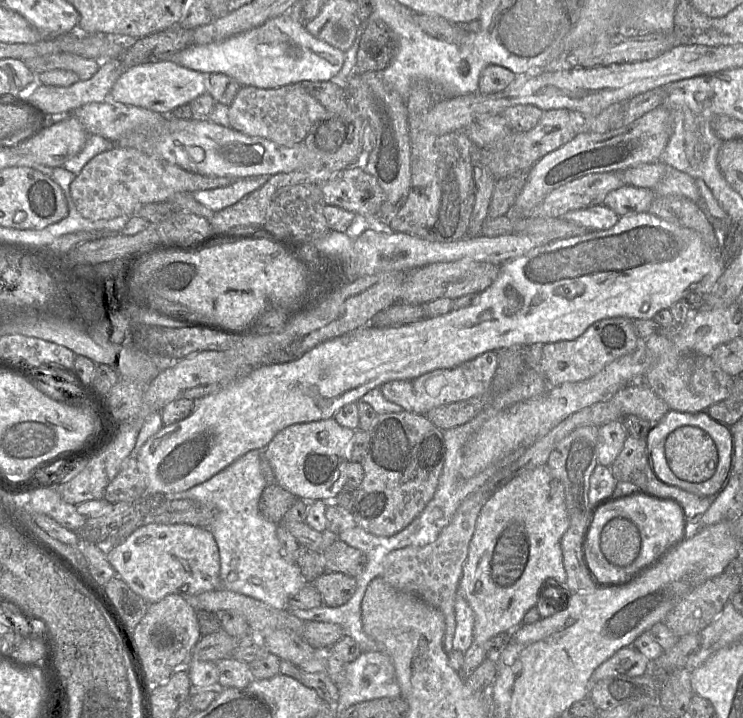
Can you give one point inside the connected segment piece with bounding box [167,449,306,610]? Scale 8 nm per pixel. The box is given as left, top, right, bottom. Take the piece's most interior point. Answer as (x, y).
(251, 562)

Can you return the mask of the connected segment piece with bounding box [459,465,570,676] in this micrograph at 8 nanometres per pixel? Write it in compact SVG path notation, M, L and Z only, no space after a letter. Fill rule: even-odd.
M547 465L522 471L501 484L482 507L469 543L459 583L462 593L474 612L473 642L464 653L464 676L486 659L485 645L494 636L513 632L523 624L528 610L537 604L546 582L554 583L569 597L567 574L563 565L561 541L569 526L565 494L562 484L552 475Z

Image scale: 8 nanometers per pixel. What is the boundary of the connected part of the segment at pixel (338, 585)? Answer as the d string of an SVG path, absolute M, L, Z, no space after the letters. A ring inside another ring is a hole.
M326 571L317 577L312 585L321 595L324 605L339 607L353 596L356 578L343 573Z

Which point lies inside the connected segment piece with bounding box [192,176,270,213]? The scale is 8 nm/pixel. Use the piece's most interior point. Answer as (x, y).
(217, 199)

